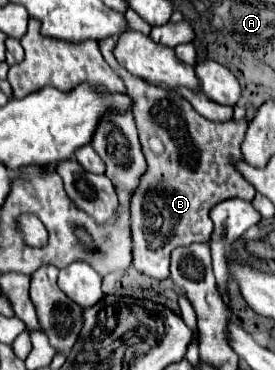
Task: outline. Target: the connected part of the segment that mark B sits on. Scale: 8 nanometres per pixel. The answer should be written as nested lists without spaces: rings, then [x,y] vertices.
[[[113,39],[99,41],[105,61],[119,73],[127,93],[133,95],[133,115],[137,121],[139,141],[147,159],[147,173],[131,197],[133,229],[133,265],[139,273],[163,281],[169,277],[169,255],[179,245],[211,241],[209,211],[231,197],[253,199],[255,189],[235,171],[233,161],[241,159],[241,141],[249,121],[209,121],[201,117],[187,99],[173,91],[143,83],[127,73],[113,57]]]

